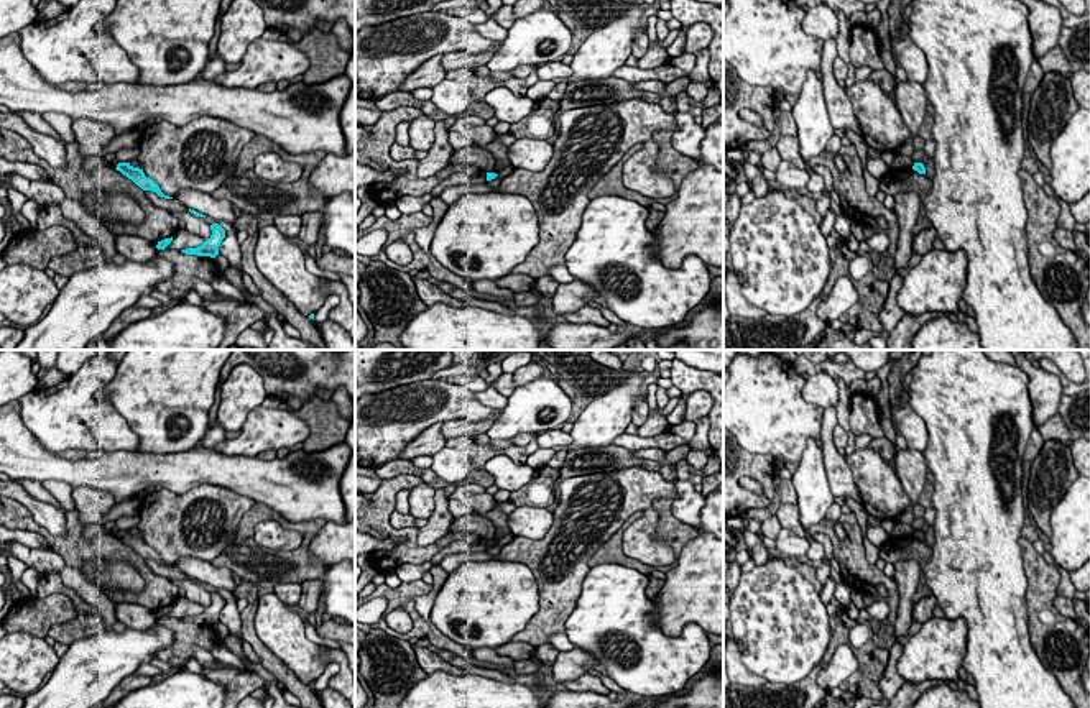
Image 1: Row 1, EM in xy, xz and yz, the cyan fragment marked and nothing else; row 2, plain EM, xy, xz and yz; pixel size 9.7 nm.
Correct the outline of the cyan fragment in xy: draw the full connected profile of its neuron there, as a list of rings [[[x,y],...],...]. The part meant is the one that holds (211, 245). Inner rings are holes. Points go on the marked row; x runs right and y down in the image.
[[[219,223],[210,225],[212,235],[197,248],[186,248],[181,250],[186,255],[197,255],[197,256],[210,256],[215,258],[219,255],[219,246],[225,238],[225,230]]]

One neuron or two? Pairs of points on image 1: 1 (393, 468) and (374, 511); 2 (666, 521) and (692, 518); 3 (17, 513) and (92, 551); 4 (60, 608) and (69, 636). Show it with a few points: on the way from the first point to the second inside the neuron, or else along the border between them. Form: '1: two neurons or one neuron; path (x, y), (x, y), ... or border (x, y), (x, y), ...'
1: two neurons; border (385, 478), (418, 475), (423, 480)
2: two neurons; border (671, 500), (671, 513), (696, 529)
3: one neuron; path (35, 528), (55, 542), (74, 549)
4: two neurons; border (61, 592), (74, 616), (46, 634)

